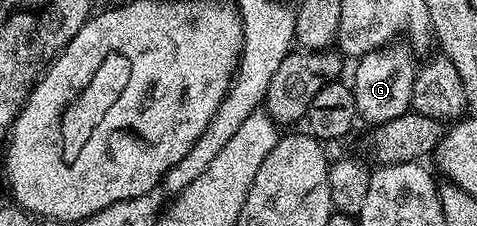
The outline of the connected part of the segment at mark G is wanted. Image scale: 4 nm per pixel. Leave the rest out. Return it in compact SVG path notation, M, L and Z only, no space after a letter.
M393 41L355 60L356 72L350 78L350 86L354 93L356 114L368 125L394 121L394 117L402 117L410 110L418 62L407 49L403 42Z

